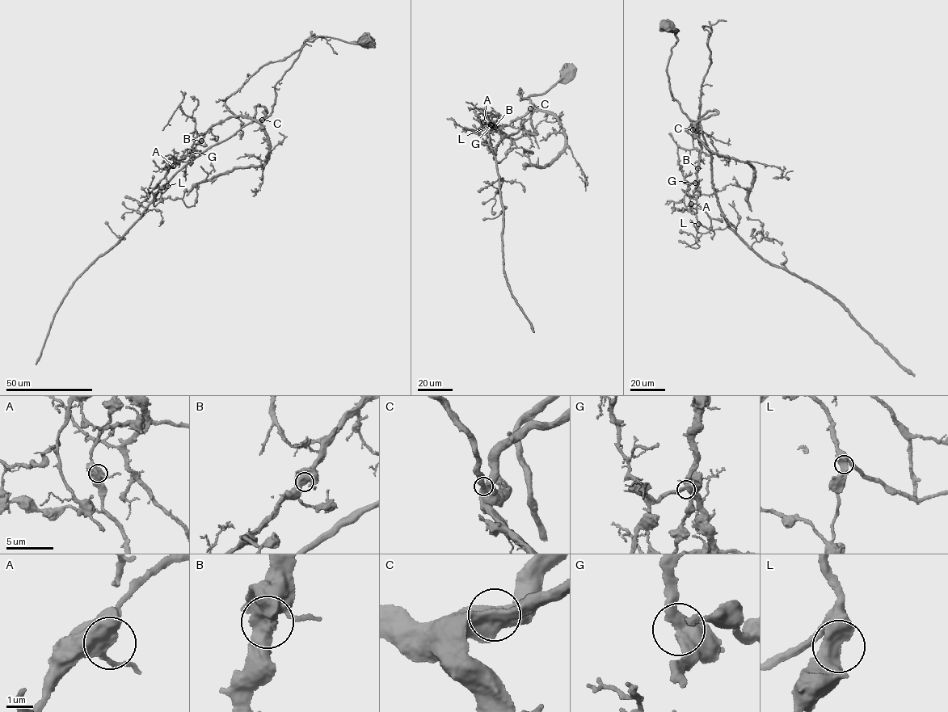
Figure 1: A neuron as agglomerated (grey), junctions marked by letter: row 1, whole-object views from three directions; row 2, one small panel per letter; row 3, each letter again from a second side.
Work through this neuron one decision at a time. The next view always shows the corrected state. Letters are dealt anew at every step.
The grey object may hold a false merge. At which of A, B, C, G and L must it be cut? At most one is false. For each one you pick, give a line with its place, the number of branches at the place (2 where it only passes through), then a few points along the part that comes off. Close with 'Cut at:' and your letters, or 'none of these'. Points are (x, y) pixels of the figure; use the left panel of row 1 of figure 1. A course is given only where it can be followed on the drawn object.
Cut at: none of these

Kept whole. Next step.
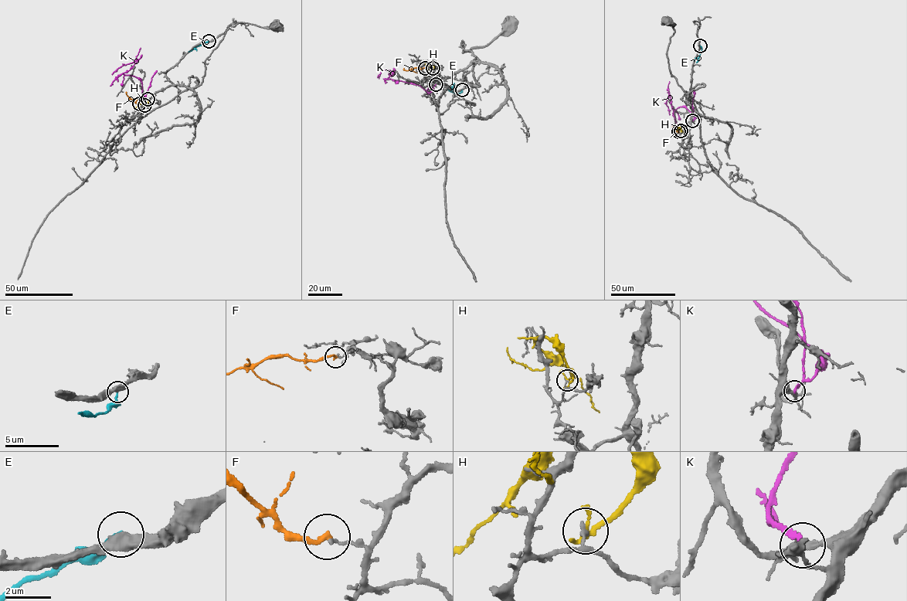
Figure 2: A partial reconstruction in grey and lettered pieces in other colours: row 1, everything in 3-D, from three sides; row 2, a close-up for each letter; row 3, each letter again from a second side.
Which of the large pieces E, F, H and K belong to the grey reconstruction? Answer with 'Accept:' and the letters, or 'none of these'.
Accept: none of these

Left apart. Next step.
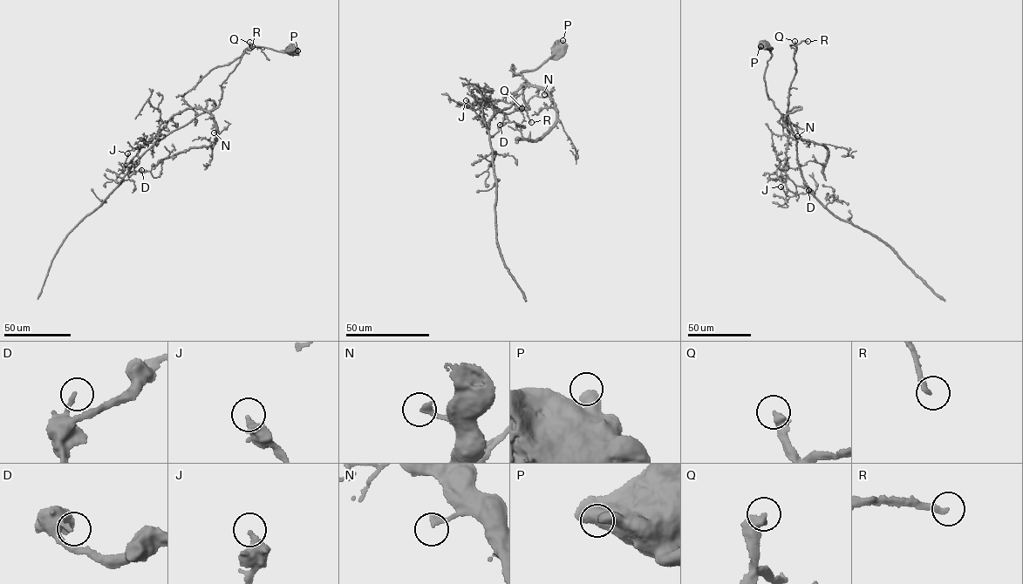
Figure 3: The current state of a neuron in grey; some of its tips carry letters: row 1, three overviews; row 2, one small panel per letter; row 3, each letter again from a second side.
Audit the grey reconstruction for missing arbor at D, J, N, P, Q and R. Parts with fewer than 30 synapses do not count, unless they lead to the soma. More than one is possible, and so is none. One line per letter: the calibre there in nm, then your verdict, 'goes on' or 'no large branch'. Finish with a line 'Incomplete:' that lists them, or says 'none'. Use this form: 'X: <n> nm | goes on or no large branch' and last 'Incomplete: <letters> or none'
D: 170 nm | no large branch
J: 220 nm | no large branch
N: 260 nm | goes on
P: 500 nm | no large branch
Q: 440 nm | goes on
R: 220 nm | goes on
Incomplete: N, Q, R

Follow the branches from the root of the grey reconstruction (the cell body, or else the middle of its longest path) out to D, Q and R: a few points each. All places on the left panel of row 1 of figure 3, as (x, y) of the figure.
D: (292, 50), (245, 50), (218, 105), (206, 100), (206, 111), (128, 172), (141, 170)
Q: (292, 50), (245, 50), (218, 105), (189, 105), (183, 95), (249, 42)
R: (292, 50), (245, 50), (212, 110), (192, 108), (184, 99), (211, 70), (252, 46)

